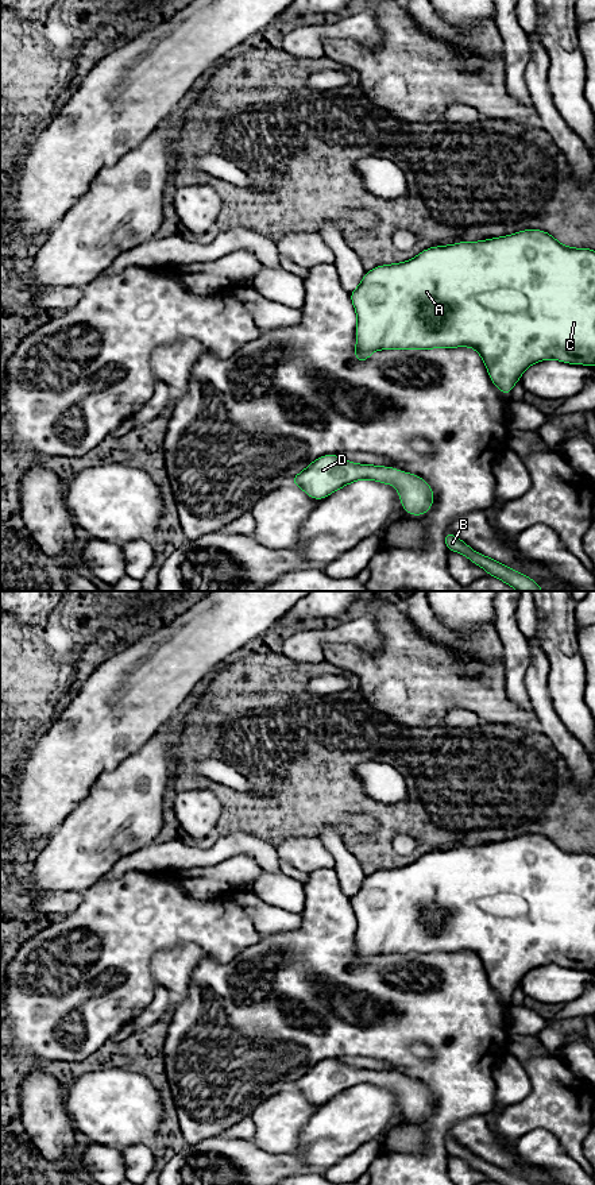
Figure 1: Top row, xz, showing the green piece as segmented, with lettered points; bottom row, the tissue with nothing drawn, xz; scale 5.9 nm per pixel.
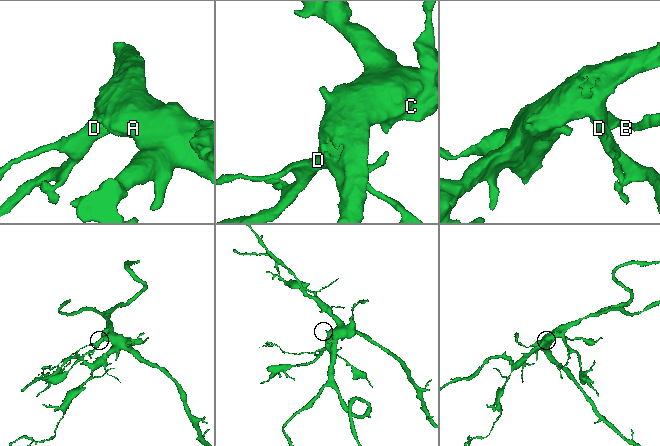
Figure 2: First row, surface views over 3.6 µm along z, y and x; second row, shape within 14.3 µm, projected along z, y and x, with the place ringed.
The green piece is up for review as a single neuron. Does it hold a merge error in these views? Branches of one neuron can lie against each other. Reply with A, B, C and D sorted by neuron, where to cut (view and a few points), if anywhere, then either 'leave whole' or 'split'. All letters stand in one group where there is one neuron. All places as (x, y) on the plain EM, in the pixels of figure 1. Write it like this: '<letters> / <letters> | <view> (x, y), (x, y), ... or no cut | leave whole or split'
A B C D | no cut | leave whole

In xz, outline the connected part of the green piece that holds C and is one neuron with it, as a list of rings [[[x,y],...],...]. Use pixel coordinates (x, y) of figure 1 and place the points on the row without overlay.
[[[523,834],[514,839],[488,845],[460,846],[456,849],[426,853],[407,866],[382,869],[372,875],[367,875],[360,889],[349,898],[349,903],[358,919],[355,968],[366,966],[370,960],[378,954],[472,952],[483,964],[491,987],[507,1001],[510,1000],[513,991],[519,985],[522,977],[537,966],[556,964],[569,969],[595,972],[595,856],[590,853],[567,852],[545,835]]]

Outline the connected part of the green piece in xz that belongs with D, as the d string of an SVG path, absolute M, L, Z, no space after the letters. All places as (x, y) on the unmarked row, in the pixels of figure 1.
M324 1059L313 1065L289 1086L301 1092L310 1103L321 1105L360 1084L394 1089L401 1103L401 1111L412 1120L428 1118L434 1105L432 1092L414 1078L399 1077L395 1072L356 1069L337 1059Z

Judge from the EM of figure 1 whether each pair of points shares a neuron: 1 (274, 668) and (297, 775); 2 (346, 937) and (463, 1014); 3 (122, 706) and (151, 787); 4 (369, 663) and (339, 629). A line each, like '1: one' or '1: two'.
1: one
2: one
3: two
4: two

